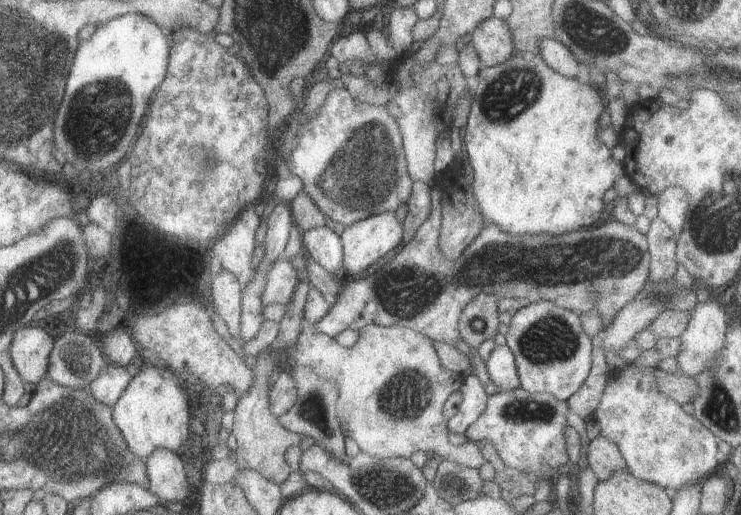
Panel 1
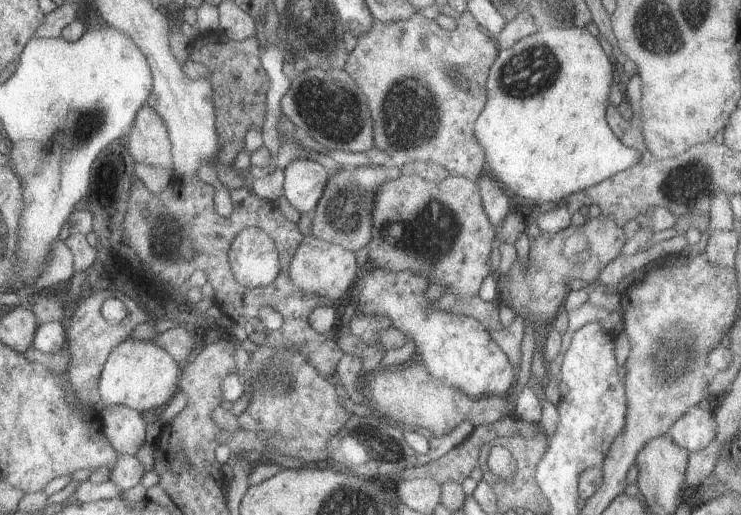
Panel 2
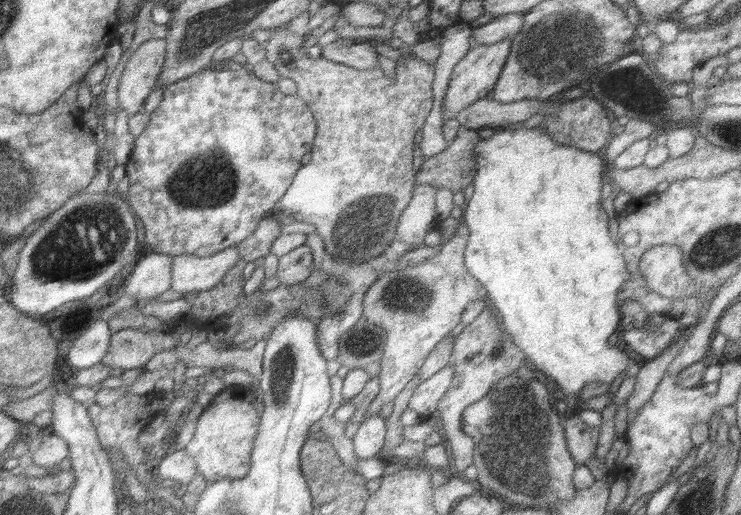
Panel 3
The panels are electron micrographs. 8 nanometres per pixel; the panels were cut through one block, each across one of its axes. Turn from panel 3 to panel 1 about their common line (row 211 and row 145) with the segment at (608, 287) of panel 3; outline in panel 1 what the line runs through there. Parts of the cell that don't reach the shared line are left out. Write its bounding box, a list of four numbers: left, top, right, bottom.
[465,54,625,236]

